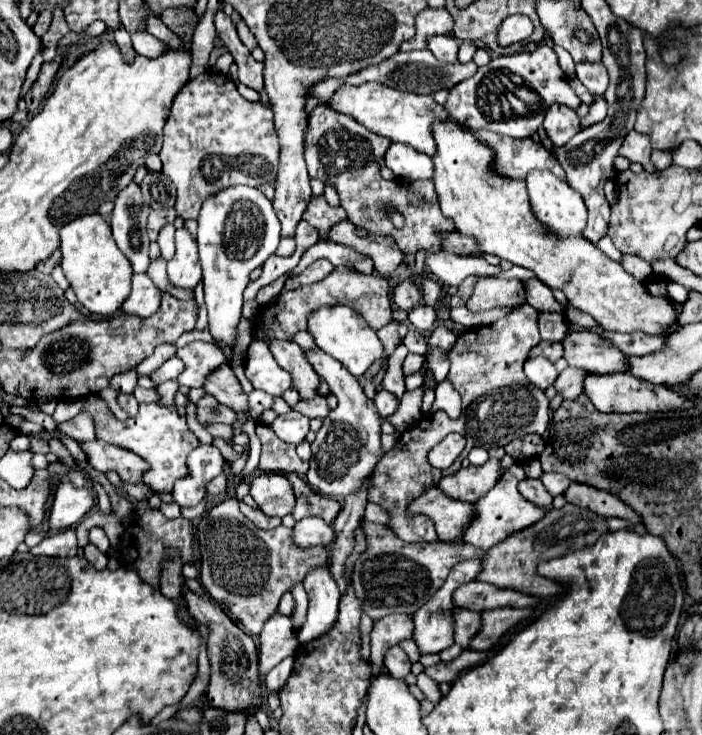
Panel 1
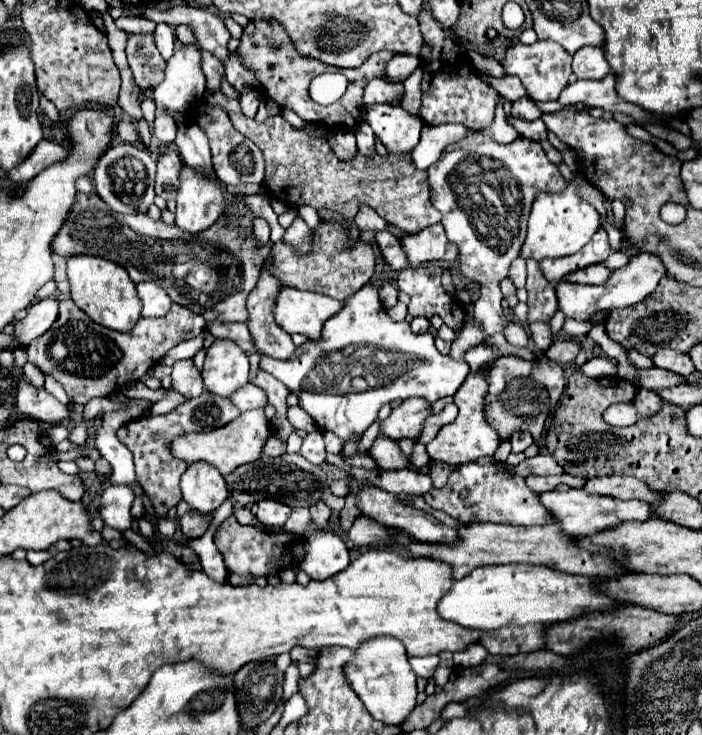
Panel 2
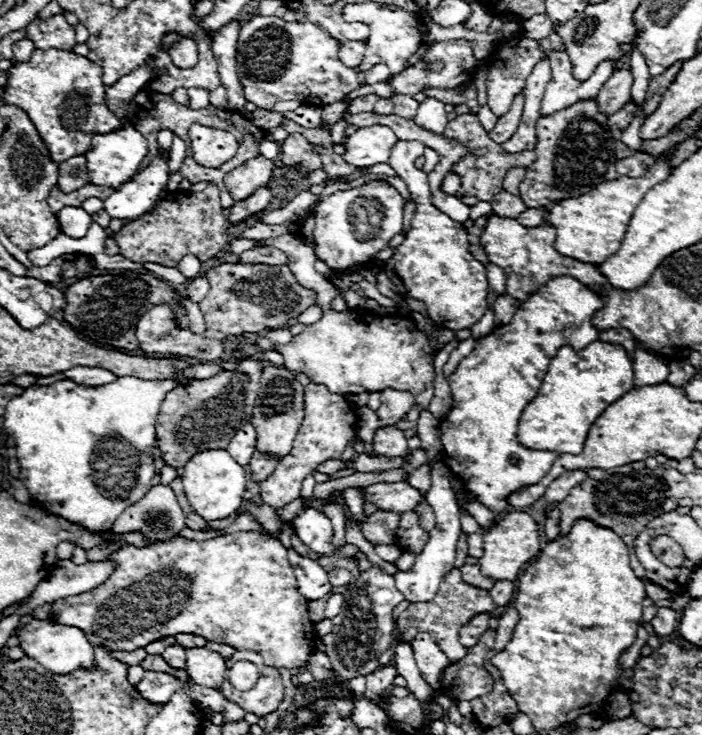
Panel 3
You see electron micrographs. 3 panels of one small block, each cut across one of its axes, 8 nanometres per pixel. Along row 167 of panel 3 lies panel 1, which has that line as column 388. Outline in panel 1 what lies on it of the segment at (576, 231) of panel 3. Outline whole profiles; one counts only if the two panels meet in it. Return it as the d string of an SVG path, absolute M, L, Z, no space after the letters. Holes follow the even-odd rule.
M392 646L388 652L386 652L386 658L384 658L384 666L388 668L390 676L392 678L406 678L410 674L410 660L408 656L402 652L402 648L398 646Z

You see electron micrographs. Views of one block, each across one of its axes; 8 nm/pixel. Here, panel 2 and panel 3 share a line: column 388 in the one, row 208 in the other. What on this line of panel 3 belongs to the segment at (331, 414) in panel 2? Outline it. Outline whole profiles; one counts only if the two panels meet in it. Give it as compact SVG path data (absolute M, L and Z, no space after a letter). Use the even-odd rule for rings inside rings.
M372 180L368 184L322 198L316 208L316 256L340 274L344 274L350 266L362 266L370 262L376 252L388 246L392 236L402 232L402 210L404 198L386 180Z

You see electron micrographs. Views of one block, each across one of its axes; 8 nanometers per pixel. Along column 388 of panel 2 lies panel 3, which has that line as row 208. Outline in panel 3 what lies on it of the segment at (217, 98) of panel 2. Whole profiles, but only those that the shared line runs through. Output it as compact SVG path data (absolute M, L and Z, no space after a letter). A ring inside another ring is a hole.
M174 190L168 192L150 214L122 226L114 240L120 254L132 262L154 262L172 268L188 254L206 262L230 244L229 221L224 218L223 210L219 199L208 198L203 192Z

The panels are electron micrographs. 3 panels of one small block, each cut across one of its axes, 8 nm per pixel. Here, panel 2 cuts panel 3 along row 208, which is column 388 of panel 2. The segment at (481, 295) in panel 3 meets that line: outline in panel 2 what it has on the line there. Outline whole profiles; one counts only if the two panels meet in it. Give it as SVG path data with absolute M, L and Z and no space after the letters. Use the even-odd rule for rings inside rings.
M418 396L406 398L386 420L380 420L378 436L386 436L394 442L400 442L402 438L418 442L428 416L432 416L432 404L428 400Z

